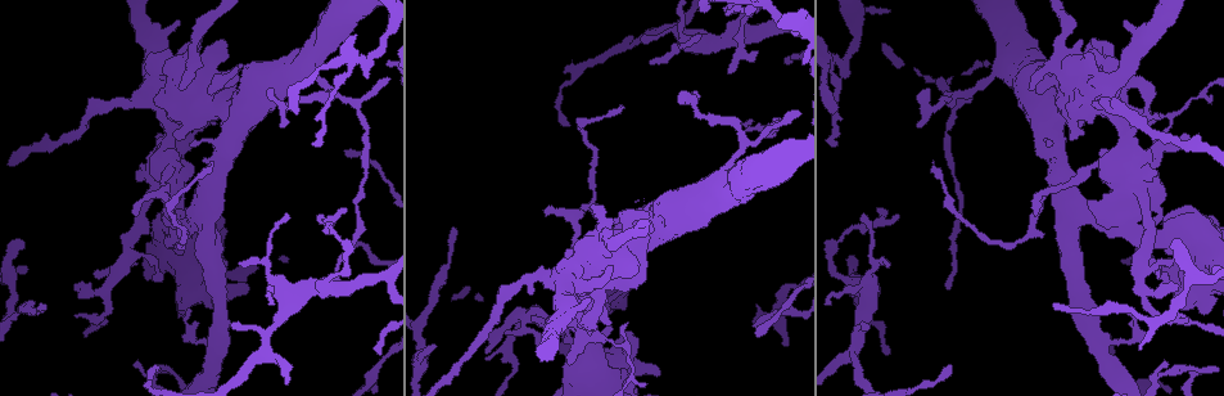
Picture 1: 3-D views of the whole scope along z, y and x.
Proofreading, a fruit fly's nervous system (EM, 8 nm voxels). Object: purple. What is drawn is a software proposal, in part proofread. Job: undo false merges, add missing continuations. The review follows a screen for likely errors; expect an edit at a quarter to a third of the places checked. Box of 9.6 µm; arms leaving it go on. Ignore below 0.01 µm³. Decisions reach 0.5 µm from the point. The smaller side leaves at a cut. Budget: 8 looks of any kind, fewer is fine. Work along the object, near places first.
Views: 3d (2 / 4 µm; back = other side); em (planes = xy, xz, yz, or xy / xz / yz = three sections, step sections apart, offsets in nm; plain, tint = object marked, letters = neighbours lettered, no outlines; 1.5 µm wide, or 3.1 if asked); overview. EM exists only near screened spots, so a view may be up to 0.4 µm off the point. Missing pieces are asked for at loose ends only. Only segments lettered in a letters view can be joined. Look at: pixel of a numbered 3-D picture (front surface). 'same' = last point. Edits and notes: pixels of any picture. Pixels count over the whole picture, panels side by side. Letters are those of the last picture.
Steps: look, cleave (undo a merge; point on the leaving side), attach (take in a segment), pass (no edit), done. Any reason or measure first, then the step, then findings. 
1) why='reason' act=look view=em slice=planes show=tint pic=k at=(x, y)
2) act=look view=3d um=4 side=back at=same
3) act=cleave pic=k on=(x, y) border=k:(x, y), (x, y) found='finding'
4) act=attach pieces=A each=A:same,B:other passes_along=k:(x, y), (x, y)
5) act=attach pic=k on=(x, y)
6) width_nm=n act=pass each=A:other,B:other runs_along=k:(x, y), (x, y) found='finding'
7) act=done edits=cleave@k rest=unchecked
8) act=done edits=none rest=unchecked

why='branch stops here' act=look view=em slice=planes show=letters pic=1 at=(23, 246)

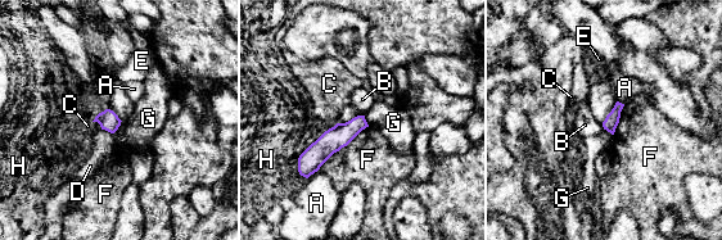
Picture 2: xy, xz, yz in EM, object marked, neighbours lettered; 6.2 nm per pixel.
act=pass each=A:other,B:other,C:other,D:other,E:other,F:other,G:other,H:other border=2:(122, 121), (113, 134) found='none of them fits'

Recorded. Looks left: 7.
why='branch stops here' act=look view=3d um=2 pic=1 at=(1055, 308)

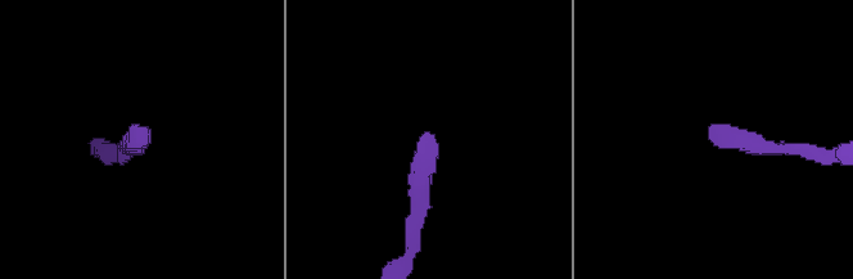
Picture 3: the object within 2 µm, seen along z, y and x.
act=look view=em slice=planes show=letters pic=3 at=(143, 136)

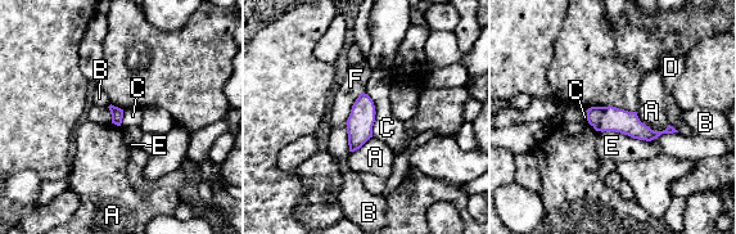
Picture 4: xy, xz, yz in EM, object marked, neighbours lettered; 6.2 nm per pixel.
act=pass each=A:other,B:other,C:other,D:other,E:other,F:other runs_along=4:(590, 112), (644, 133), (669, 130) found='none of them fits'

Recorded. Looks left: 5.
why='free end' act=look view=em slice=yz step=8 show=plain pic=1 at=(725, 11)

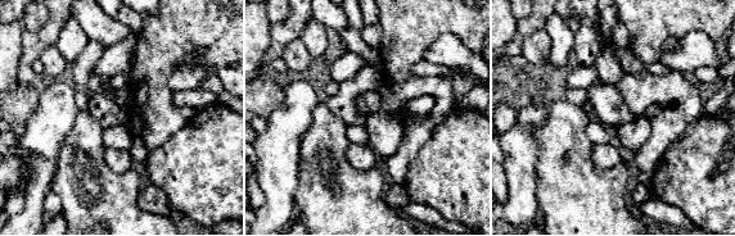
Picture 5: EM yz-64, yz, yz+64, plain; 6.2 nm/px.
why='what lies round it' act=look view=em slice=yz step=8 show=letters at=same

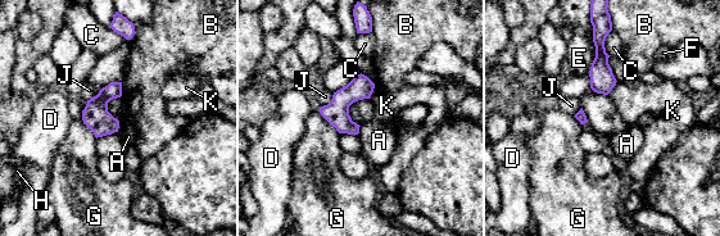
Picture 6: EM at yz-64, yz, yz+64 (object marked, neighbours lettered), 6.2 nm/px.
longest_contact=G:200nm act=pass each=A:other,B:other,C:other,D:other,E:other,F:other,G:other,H:other,J:other,K:other border=6:(122, 82), (122, 94), (120, 96) found='no lettered segment goes on from it'

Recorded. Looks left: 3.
act=done edits=none rest=unchecked

